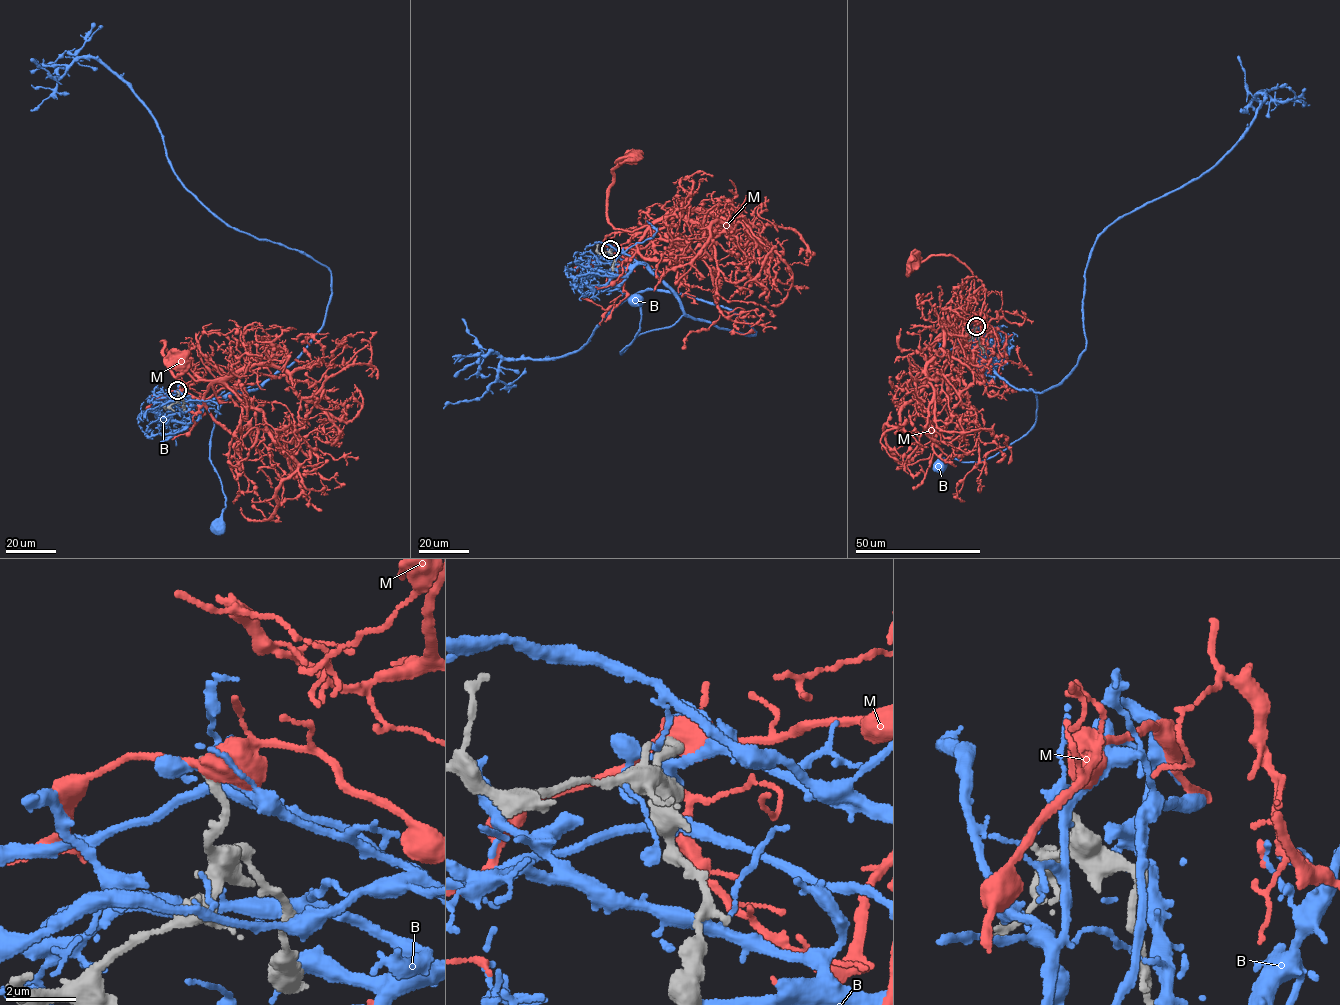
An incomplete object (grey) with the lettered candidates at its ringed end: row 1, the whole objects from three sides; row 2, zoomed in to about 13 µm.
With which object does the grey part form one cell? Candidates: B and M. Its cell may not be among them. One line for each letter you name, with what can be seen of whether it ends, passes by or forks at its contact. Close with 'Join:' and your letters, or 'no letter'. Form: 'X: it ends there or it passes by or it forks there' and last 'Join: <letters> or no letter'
Join: no letter

